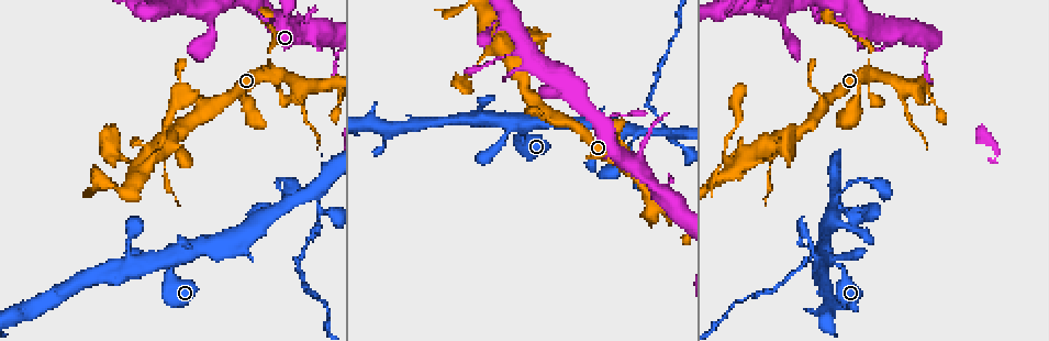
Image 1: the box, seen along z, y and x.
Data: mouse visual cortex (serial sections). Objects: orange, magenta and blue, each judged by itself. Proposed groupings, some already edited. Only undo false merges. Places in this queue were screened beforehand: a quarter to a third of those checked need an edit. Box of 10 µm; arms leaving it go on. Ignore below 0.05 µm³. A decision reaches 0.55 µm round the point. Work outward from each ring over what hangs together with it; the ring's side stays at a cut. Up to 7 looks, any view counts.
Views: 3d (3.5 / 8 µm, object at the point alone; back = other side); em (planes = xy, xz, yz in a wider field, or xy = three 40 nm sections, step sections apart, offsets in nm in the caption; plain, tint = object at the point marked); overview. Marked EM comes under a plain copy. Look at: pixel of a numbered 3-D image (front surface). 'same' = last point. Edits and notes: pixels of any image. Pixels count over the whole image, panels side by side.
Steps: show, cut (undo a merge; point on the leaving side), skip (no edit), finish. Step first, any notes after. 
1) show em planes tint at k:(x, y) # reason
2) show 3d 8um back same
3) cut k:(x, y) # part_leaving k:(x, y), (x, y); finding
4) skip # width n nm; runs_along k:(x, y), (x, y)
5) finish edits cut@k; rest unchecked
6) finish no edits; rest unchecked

show 3d 8um back at 1:(833, 260) # narrows sharply

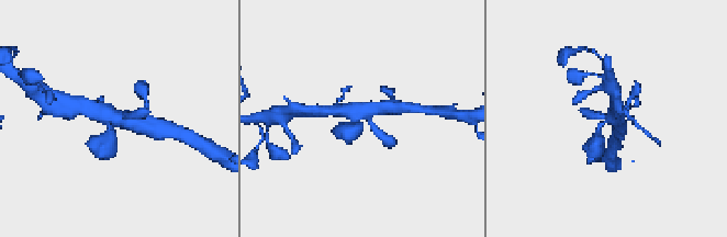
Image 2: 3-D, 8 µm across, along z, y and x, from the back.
show em xy step 3 tint same # arms 4; arm_widths 200, 350, 400, 450 nm

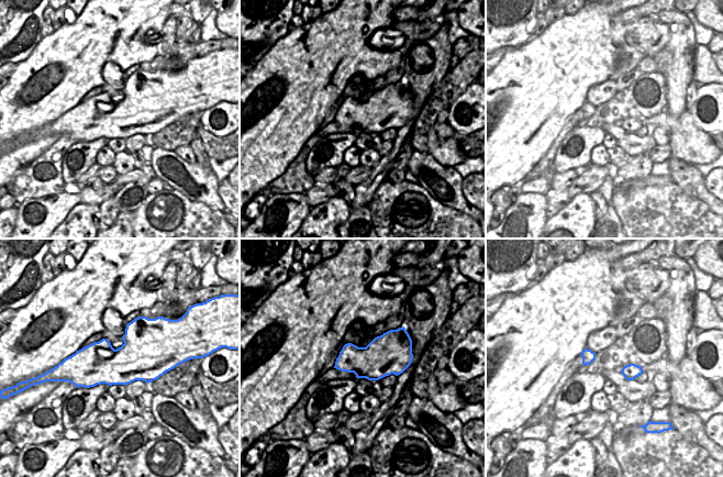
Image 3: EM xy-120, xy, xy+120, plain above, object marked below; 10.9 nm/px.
skip # runs_along 2:(105, 143), (109, 119), (79, 109); all the same cell

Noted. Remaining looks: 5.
show 3d 8um at 1:(868, 52) # a narrow waist

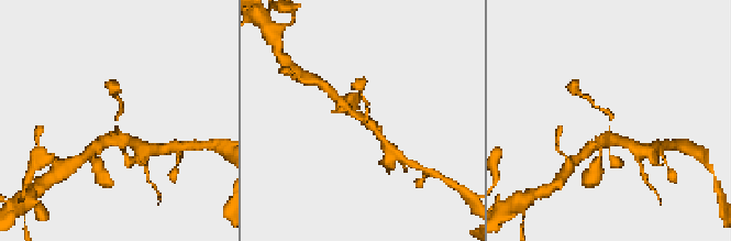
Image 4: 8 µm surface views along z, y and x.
show 3d 3.5um same

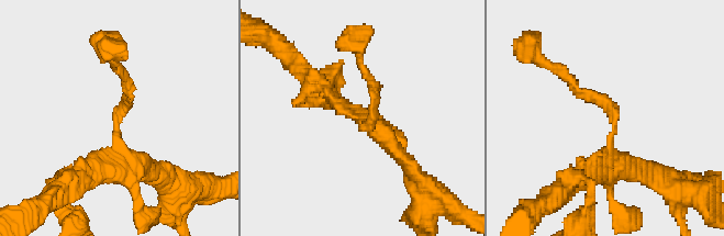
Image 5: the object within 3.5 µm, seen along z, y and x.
skip # arm_widths 150, 250 nm; all the same cell

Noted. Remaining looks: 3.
show 3d 3.5um at 1:(115, 149) # sharp bend

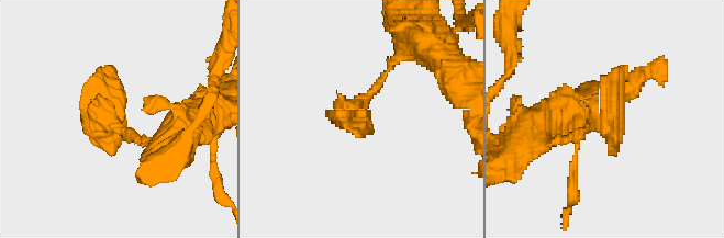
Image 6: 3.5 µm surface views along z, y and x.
show em xy step 2 tint at 6:(612, 116) # now the EM

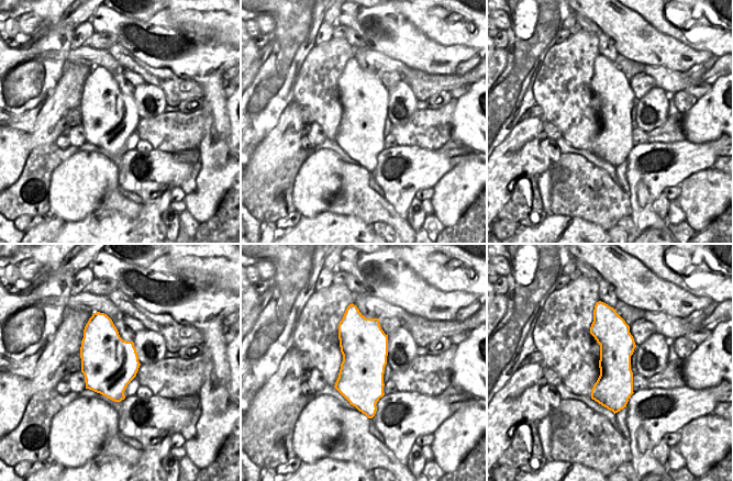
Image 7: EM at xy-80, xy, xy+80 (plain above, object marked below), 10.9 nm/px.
skip # runs_along 6:(140, 142), (86, 88); one cell here

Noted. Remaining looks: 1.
finish no edits; rest unchecked

